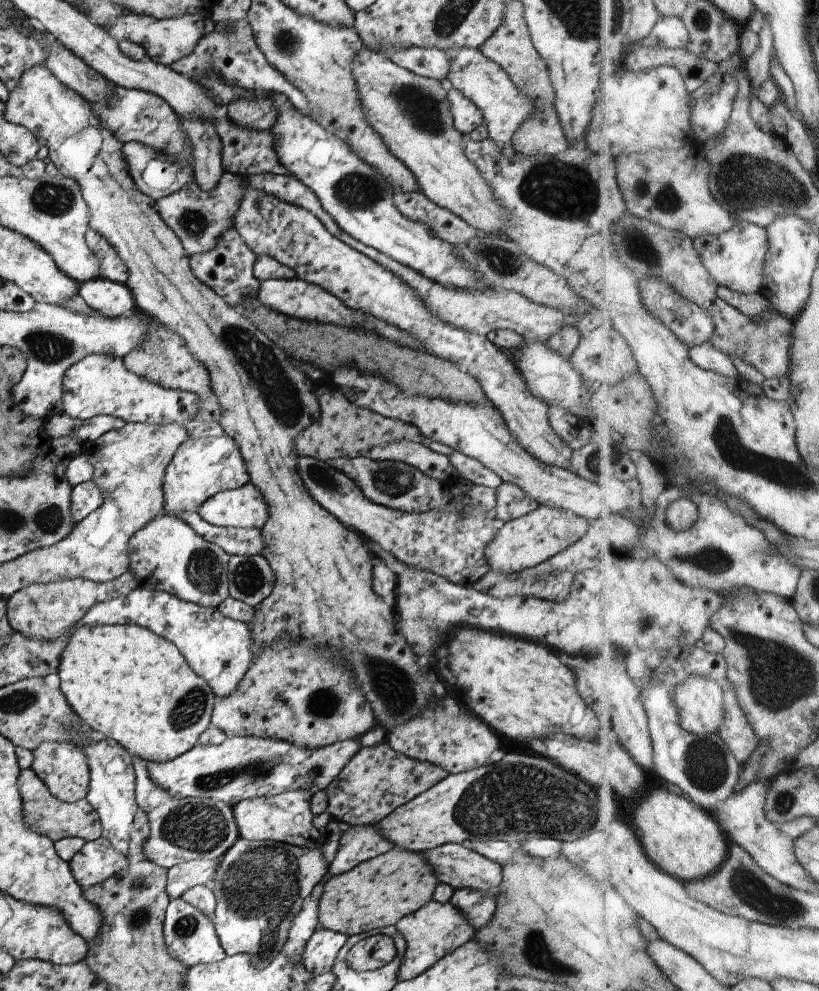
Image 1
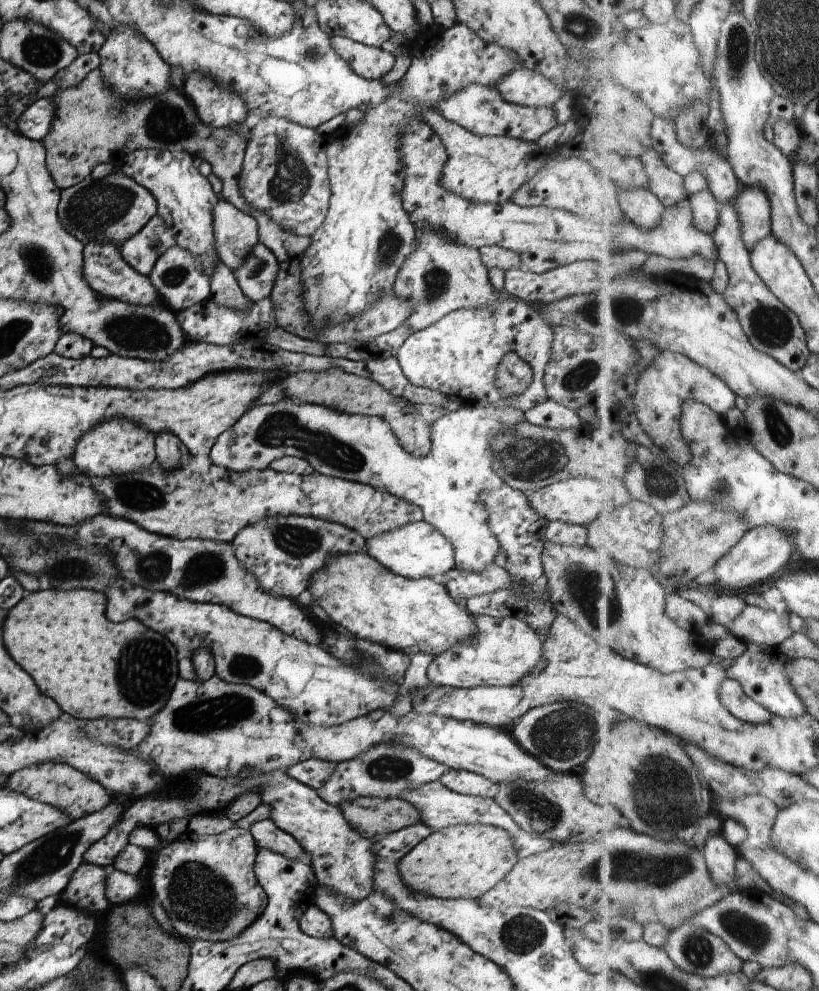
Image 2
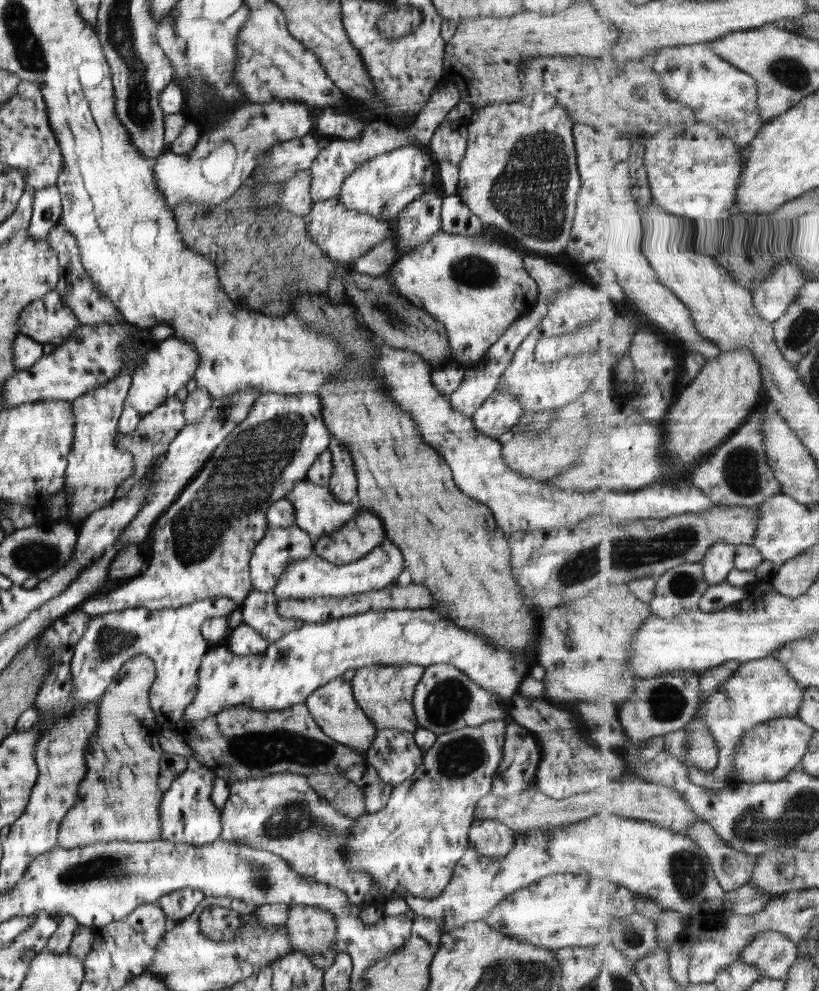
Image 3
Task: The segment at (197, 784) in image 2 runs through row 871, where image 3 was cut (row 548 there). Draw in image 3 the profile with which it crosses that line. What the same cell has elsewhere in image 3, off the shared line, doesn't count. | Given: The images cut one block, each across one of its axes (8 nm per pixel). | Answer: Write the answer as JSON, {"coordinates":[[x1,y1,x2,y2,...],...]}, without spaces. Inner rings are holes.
{"coordinates":[[359,508,358,513,352,519,346,521,340,529,314,540,314,553,330,563,333,562,337,566,341,566,362,558,365,553,369,553,373,548,376,548,383,540,386,541,387,538,382,518,370,509]]}

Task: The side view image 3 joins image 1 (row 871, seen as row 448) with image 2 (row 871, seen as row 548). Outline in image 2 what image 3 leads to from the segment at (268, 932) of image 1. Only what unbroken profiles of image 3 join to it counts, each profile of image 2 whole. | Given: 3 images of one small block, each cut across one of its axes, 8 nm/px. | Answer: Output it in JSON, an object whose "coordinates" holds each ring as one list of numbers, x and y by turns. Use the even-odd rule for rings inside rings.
{"coordinates":[[231,826,217,835,199,835,189,828,174,838,170,846,158,851,153,864,152,892,179,938,187,942,200,939,210,943,236,939,264,912,268,897,256,880,253,867,257,850,249,830]]}

